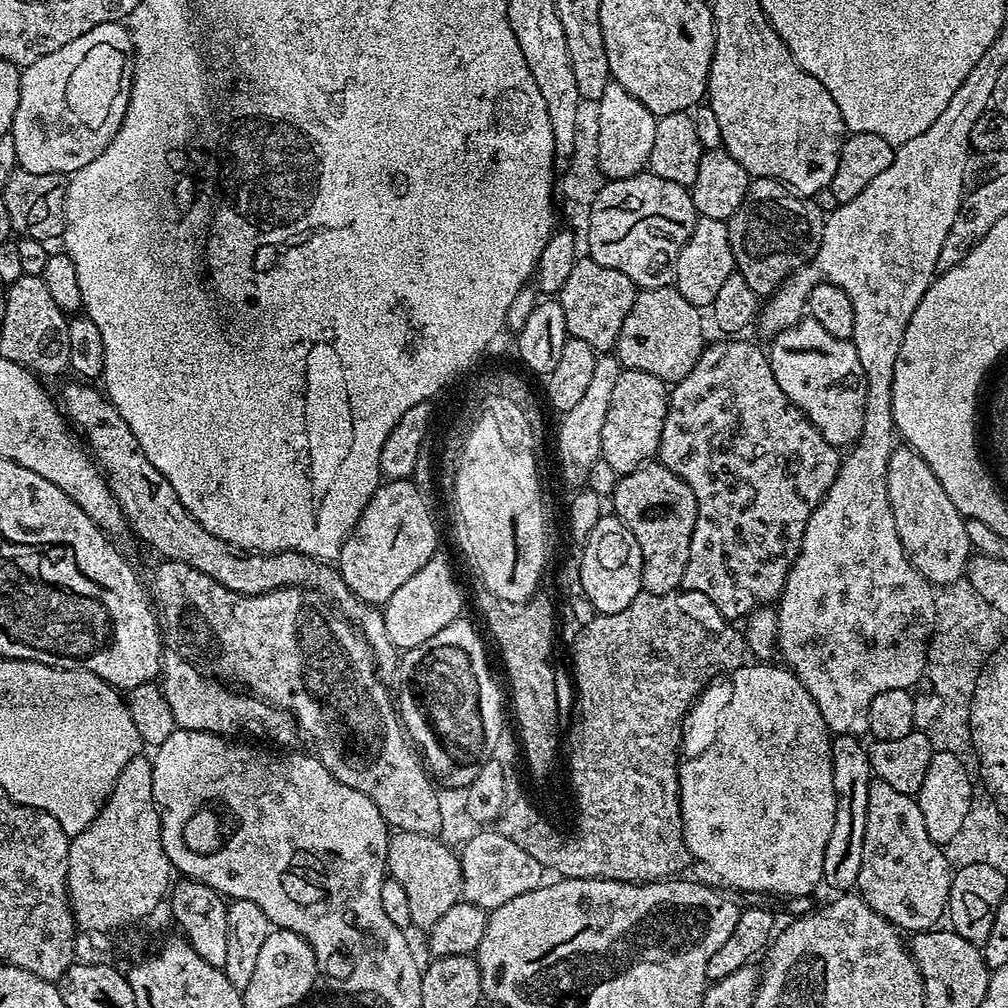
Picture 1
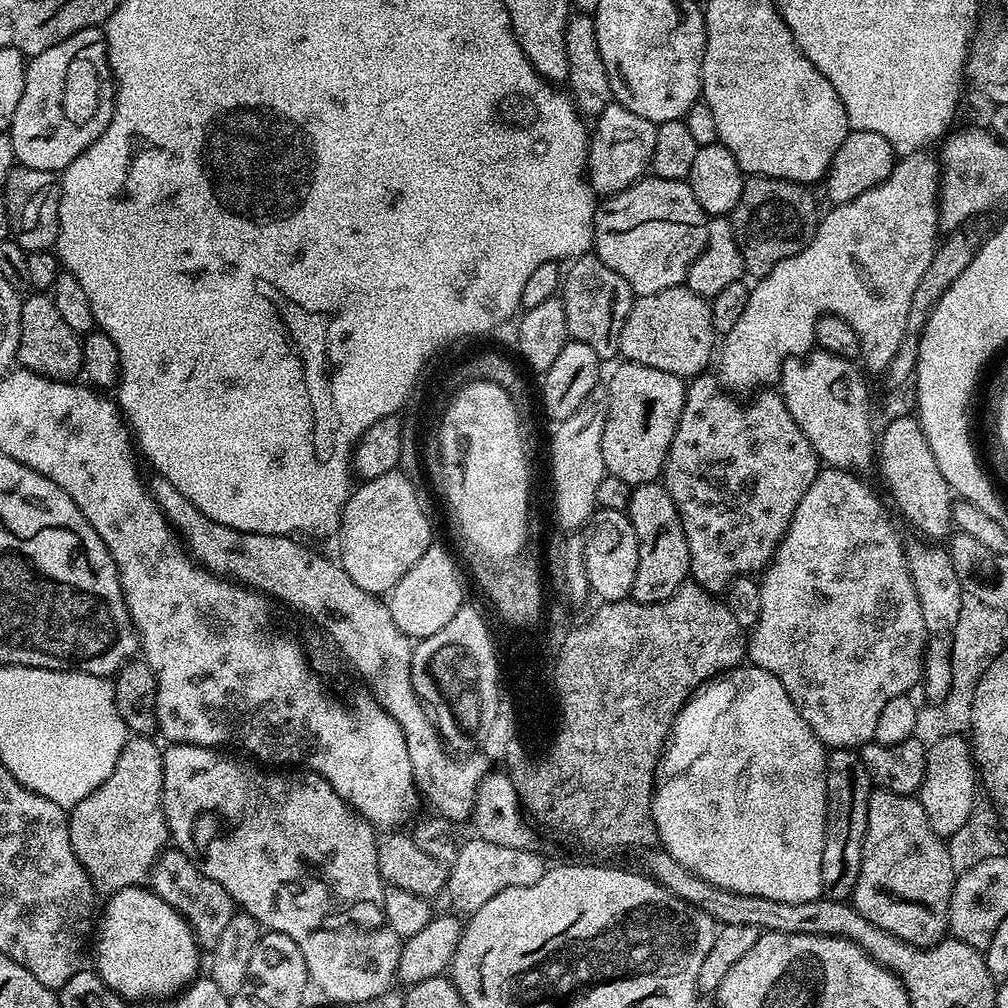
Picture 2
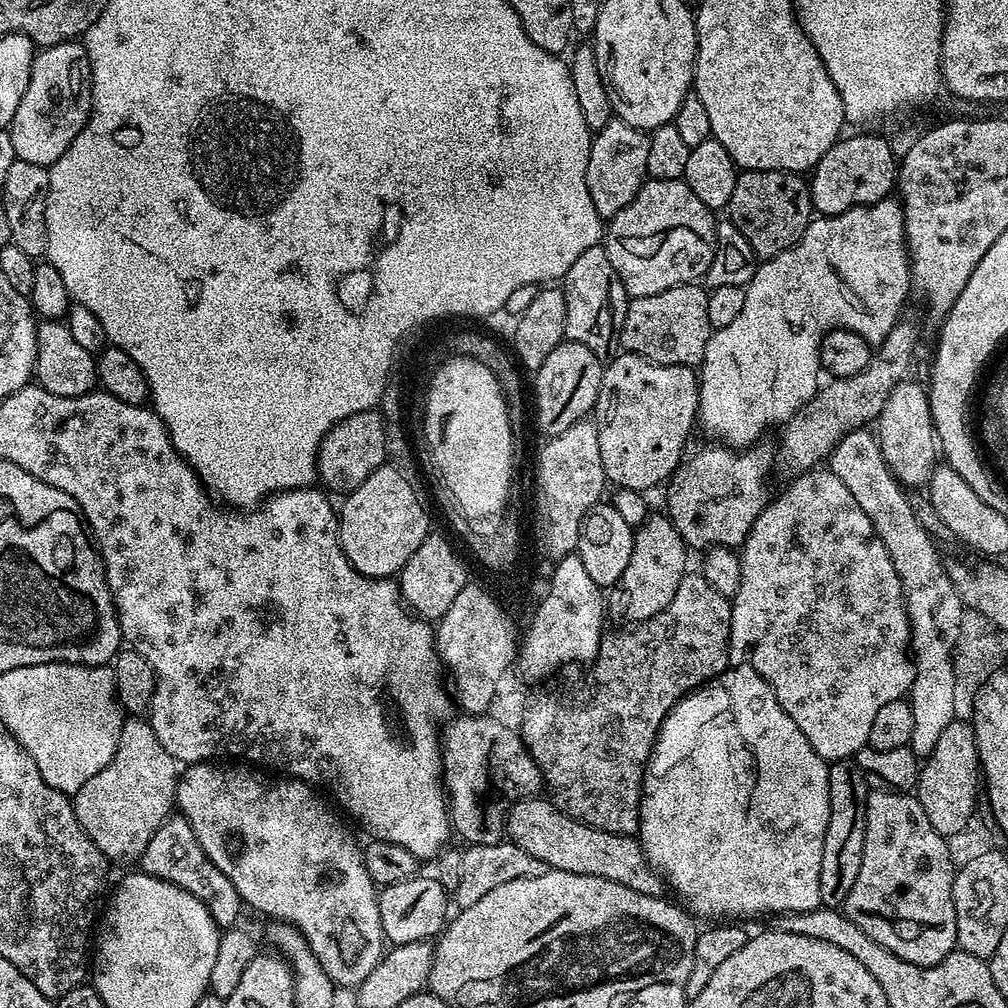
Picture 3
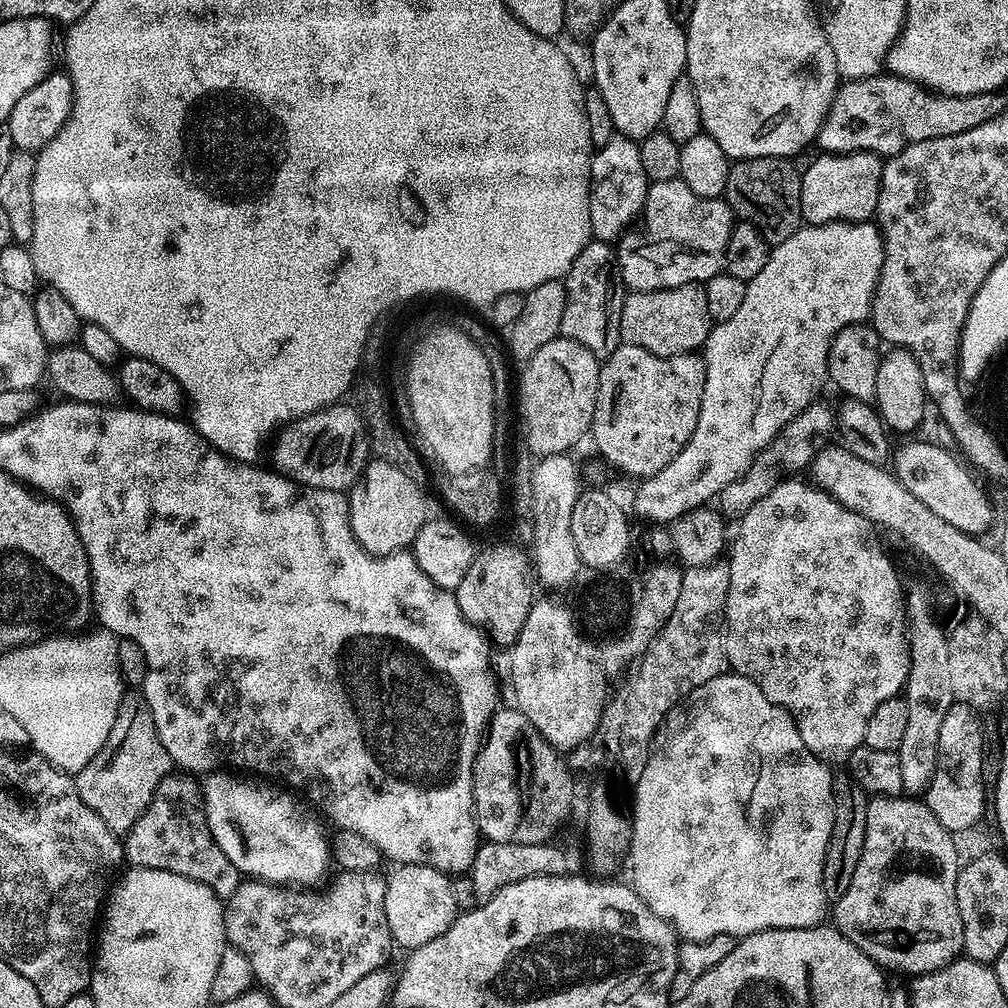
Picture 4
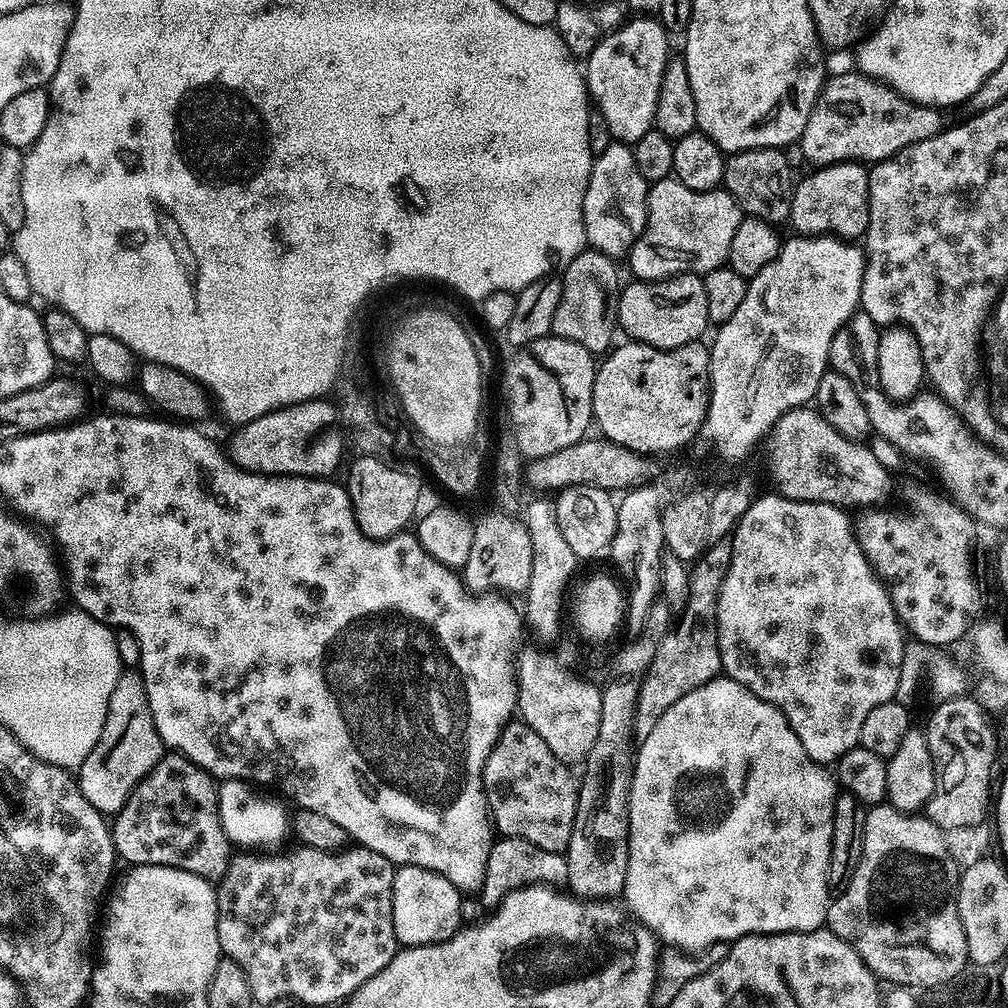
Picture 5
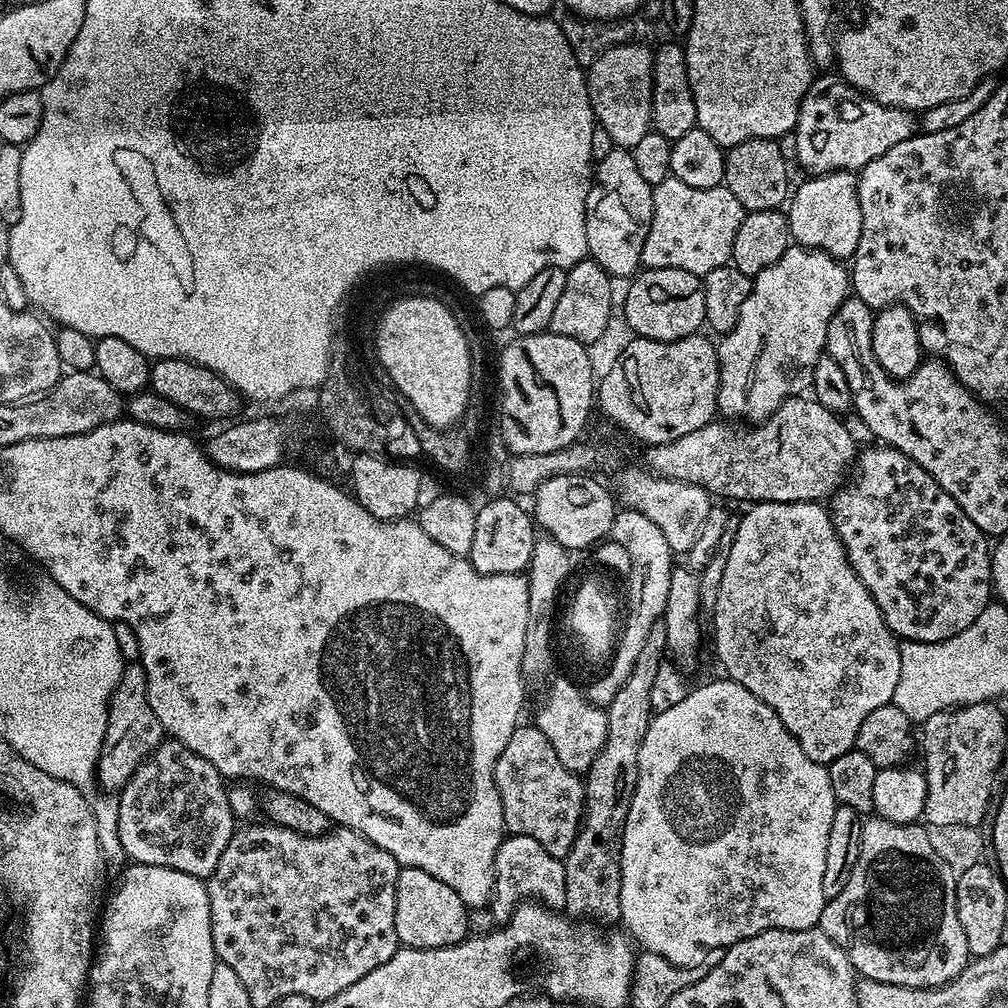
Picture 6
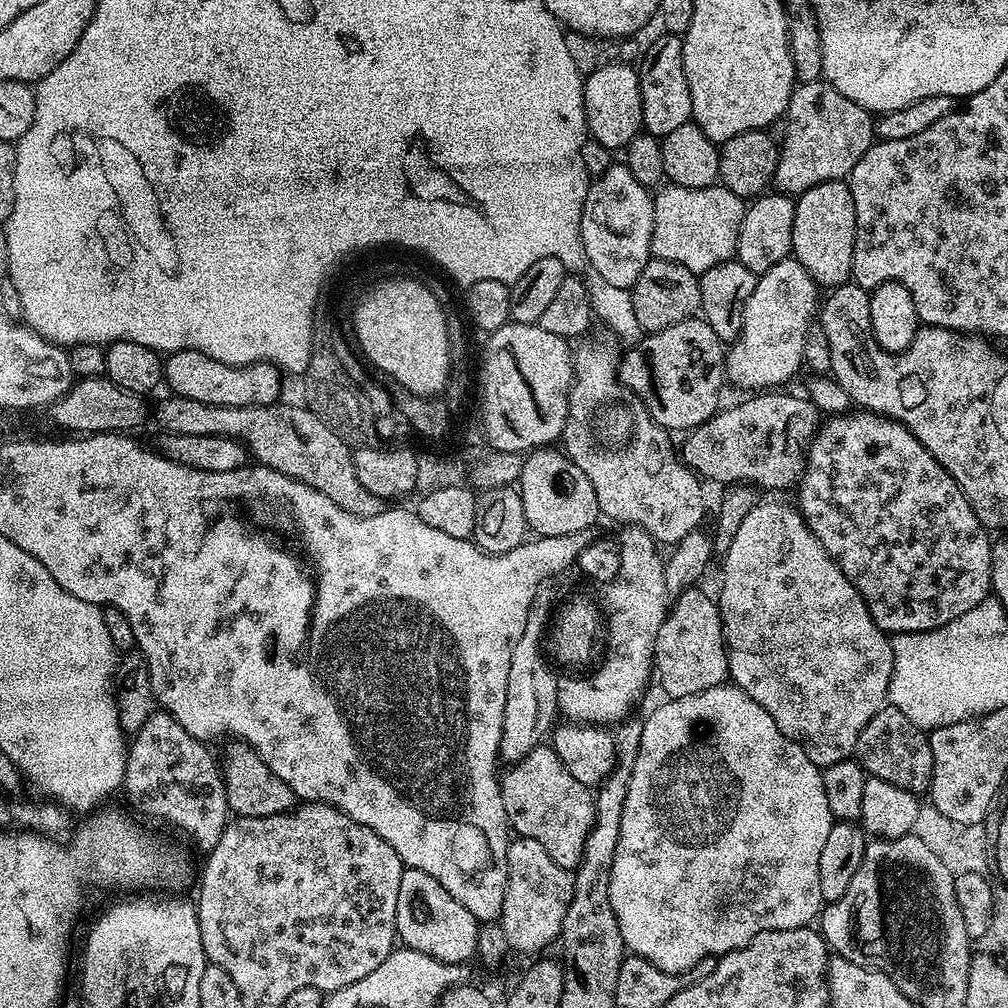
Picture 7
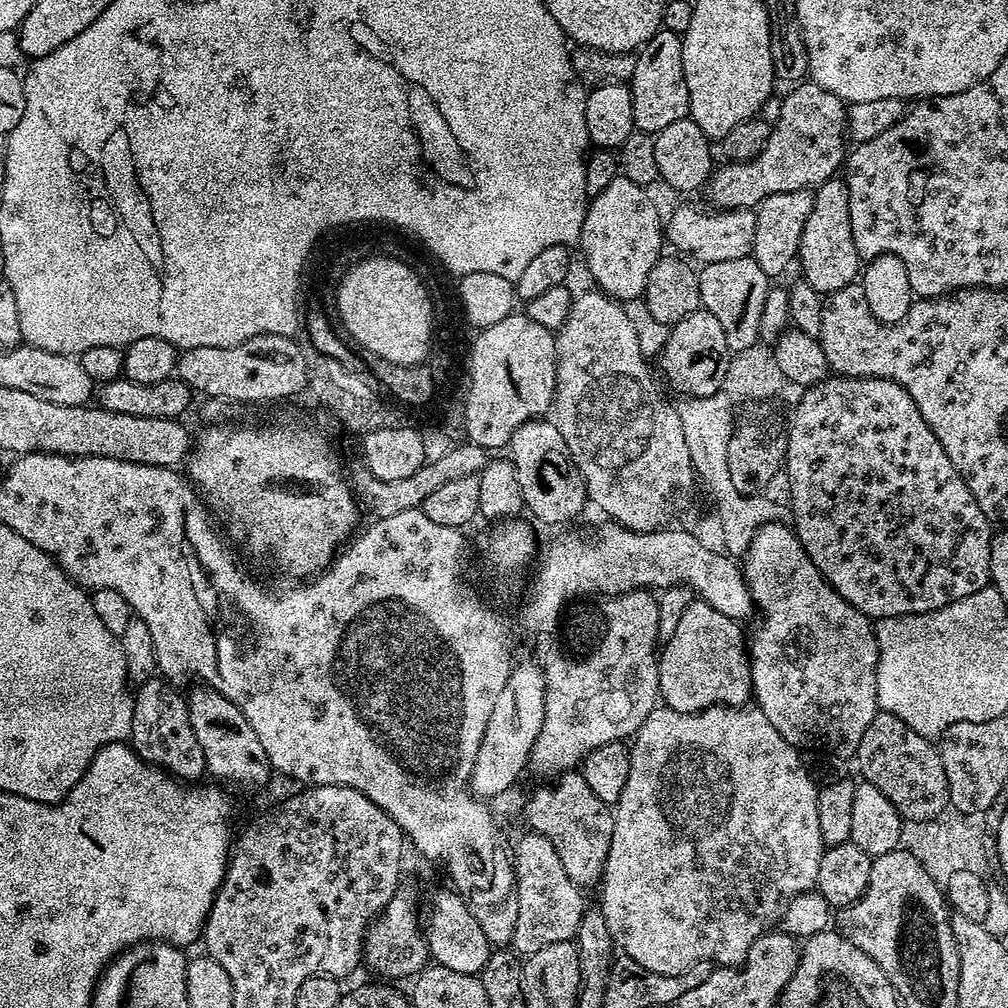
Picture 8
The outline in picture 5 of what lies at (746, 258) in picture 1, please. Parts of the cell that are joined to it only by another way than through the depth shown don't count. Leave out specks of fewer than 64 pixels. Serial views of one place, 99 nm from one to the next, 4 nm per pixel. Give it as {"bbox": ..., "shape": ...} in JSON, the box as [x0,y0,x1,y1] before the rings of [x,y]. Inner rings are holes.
{"bbox":[723,148,794,226],"shape":[[[755,148],[731,153],[725,159],[723,187],[738,202],[741,212],[773,226],[791,217],[794,179],[788,154],[779,148]]]}

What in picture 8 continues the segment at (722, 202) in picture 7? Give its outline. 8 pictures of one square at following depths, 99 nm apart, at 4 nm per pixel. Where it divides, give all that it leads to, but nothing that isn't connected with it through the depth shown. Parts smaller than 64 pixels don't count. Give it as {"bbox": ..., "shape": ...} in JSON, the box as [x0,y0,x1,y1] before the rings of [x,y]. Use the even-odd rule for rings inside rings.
{"bbox":[666,204,756,265],"shape":[[[684,204],[672,212],[672,217],[666,220],[666,240],[669,245],[673,244],[685,257],[693,261],[700,260],[701,265],[713,264],[714,262],[730,262],[730,258],[742,258],[752,251],[754,242],[754,228],[756,226],[756,214],[751,208],[730,208],[727,210],[707,210],[699,212],[696,208]]]}

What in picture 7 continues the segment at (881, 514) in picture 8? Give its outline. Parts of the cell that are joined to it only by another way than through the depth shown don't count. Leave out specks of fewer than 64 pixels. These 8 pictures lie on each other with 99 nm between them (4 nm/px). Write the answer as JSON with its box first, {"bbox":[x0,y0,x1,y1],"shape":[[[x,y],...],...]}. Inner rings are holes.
{"bbox":[794,410,994,634],"shape":[[[849,410],[843,415],[829,415],[817,428],[816,435],[812,437],[812,442],[808,445],[806,463],[795,492],[794,504],[806,522],[806,526],[814,534],[814,538],[822,542],[826,554],[830,554],[830,558],[840,567],[842,574],[850,578],[858,594],[862,594],[870,610],[870,618],[874,618],[874,622],[883,632],[889,634],[929,632],[962,618],[962,614],[966,614],[968,610],[974,610],[974,606],[989,599],[992,592],[992,549],[994,547],[993,537],[988,537],[991,536],[989,529],[984,527],[984,523],[972,509],[972,504],[958,486],[958,482],[954,482],[952,475],[932,457],[930,450],[926,450],[926,446],[922,446],[922,442],[918,442],[918,438],[914,438],[914,434],[899,420],[877,416],[876,413],[867,410]]]}

